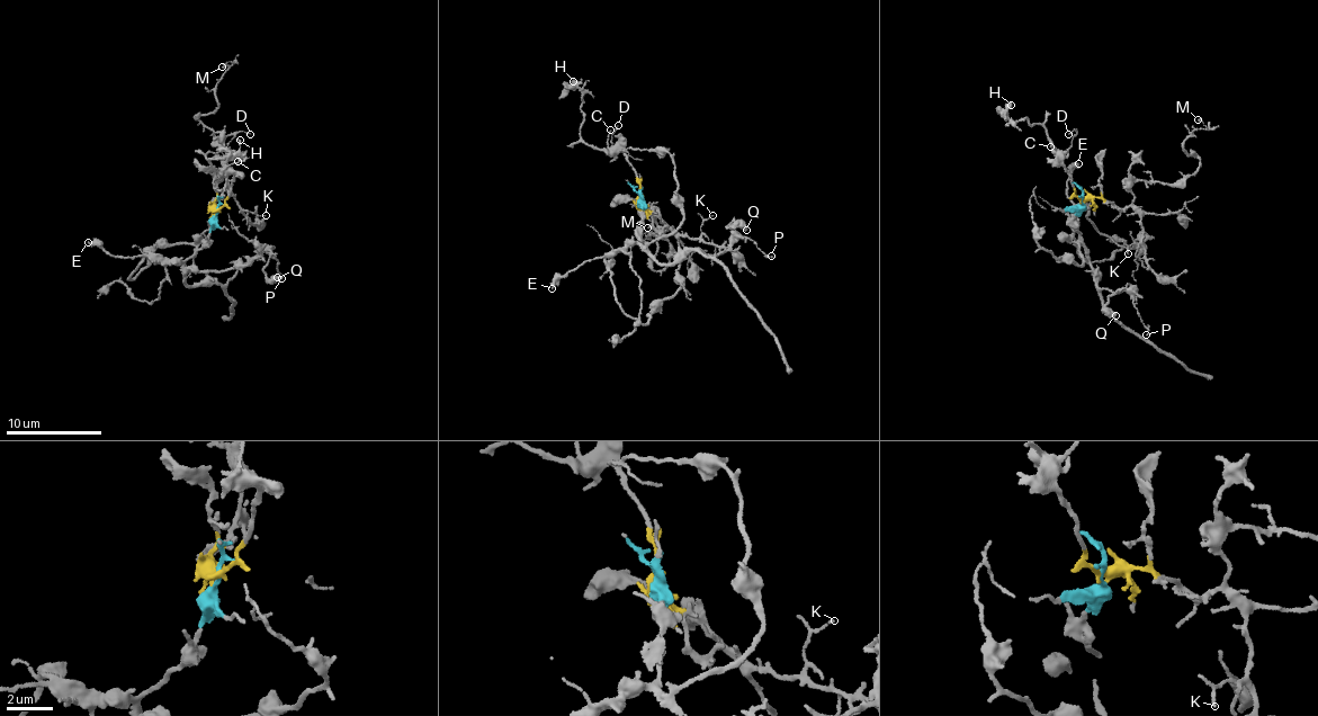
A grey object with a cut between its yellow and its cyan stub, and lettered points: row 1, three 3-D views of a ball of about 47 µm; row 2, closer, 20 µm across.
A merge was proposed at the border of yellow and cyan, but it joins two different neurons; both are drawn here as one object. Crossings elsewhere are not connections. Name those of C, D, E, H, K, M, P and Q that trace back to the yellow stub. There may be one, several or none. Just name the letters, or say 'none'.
C, D, H, K, M

